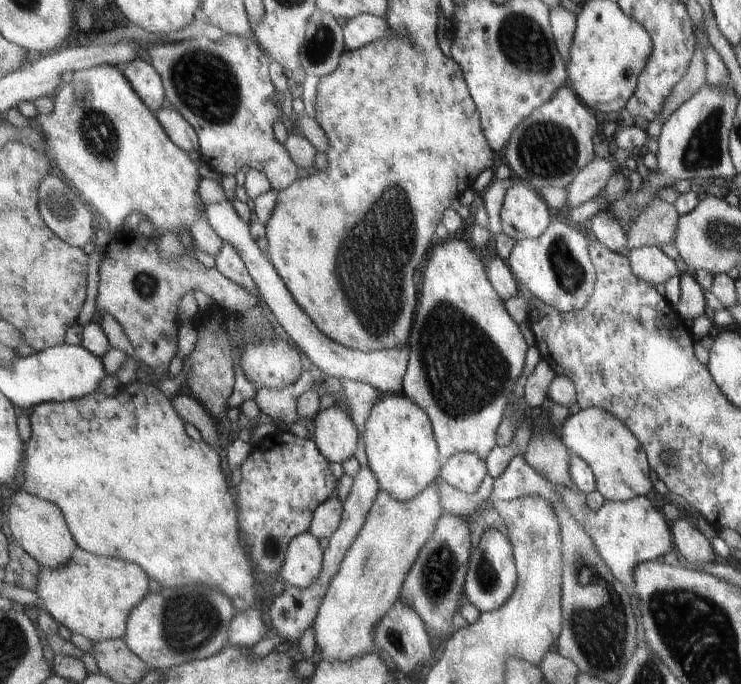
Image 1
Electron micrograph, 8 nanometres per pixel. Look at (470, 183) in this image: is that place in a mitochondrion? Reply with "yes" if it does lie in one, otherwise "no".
no

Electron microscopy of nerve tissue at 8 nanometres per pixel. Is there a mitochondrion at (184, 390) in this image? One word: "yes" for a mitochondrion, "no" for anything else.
no

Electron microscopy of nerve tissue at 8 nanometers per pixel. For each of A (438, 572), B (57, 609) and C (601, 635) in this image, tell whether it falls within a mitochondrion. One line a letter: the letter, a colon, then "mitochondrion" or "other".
A: mitochondrion
B: other
C: mitochondrion

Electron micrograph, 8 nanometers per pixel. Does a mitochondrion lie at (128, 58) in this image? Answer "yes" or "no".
no

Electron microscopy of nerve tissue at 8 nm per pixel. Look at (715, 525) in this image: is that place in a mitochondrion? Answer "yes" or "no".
no

